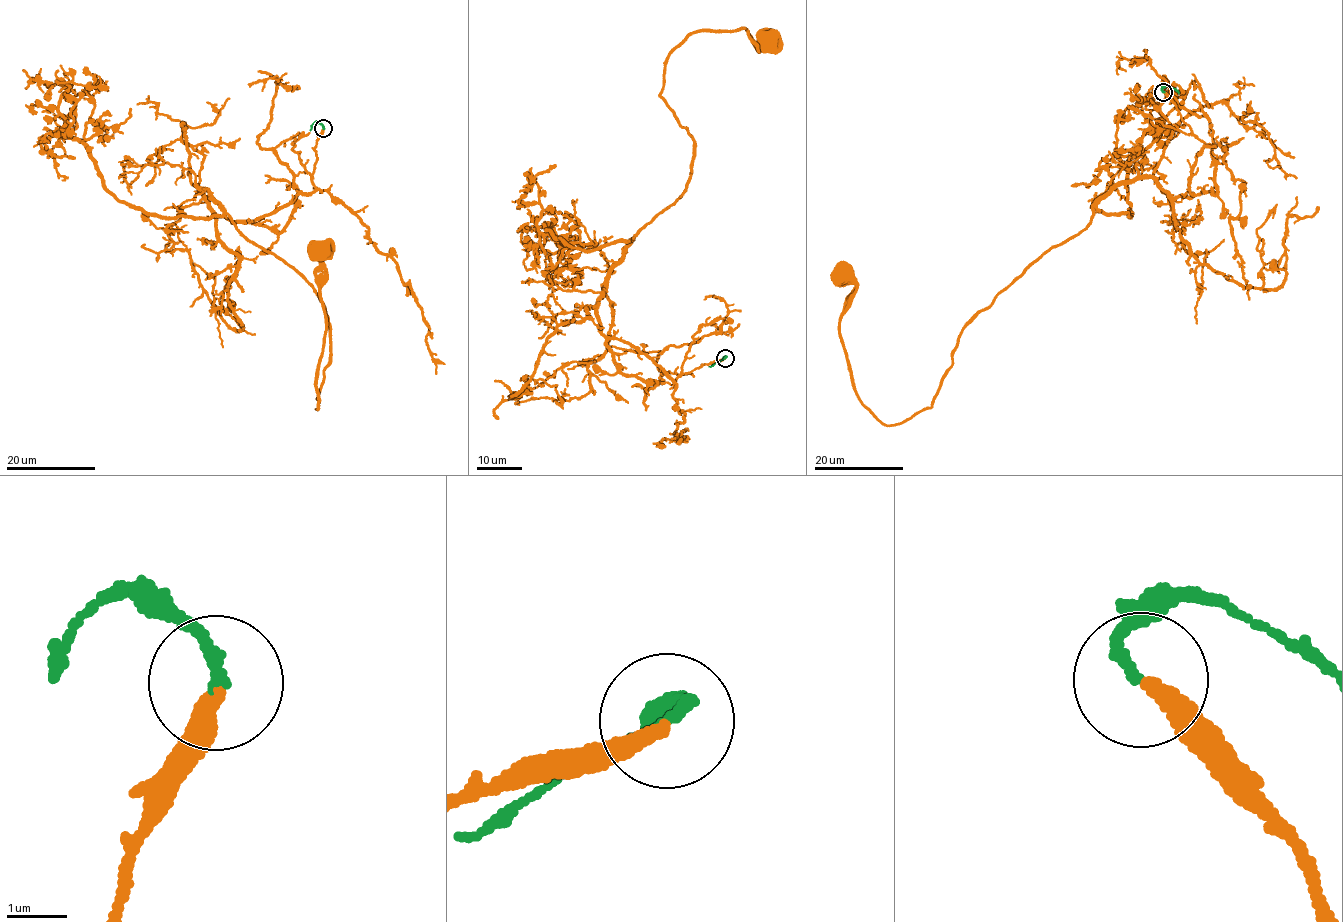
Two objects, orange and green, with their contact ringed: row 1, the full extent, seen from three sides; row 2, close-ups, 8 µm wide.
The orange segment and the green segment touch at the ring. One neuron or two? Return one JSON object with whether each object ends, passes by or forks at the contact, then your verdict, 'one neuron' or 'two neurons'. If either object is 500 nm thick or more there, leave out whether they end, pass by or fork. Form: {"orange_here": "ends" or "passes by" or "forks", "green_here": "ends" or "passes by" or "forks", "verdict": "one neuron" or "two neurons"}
{"orange_here": "ends", "green_here": "ends", "verdict": "one neuron"}

